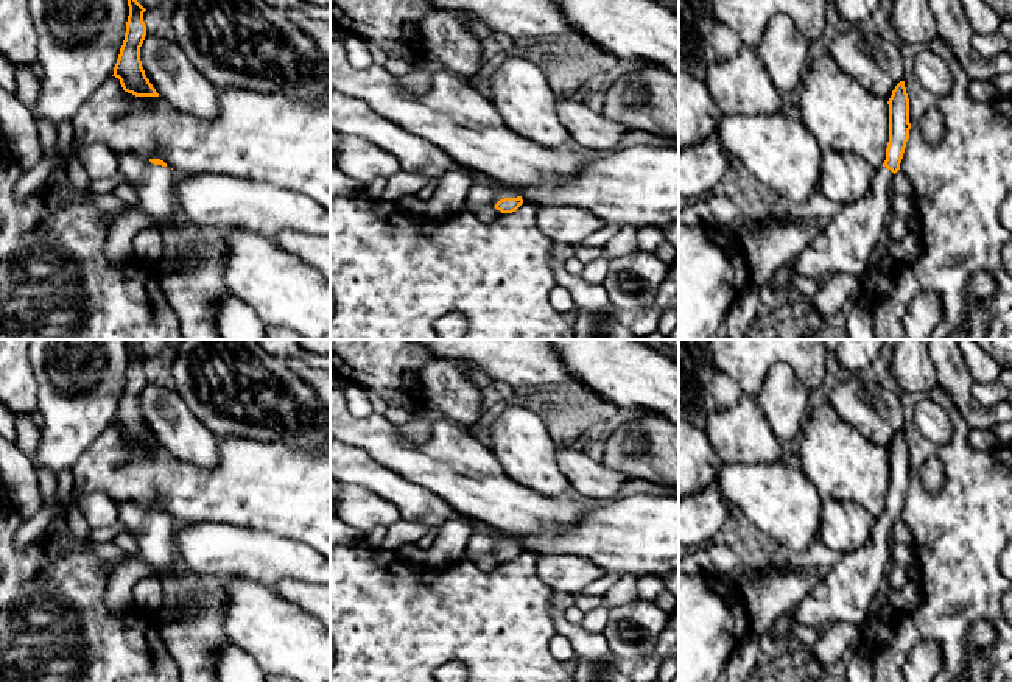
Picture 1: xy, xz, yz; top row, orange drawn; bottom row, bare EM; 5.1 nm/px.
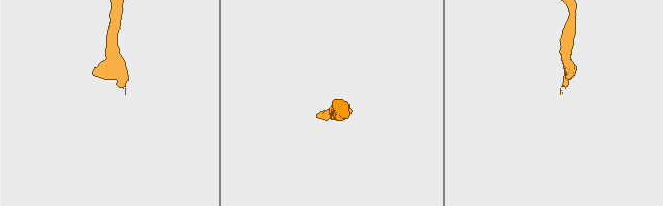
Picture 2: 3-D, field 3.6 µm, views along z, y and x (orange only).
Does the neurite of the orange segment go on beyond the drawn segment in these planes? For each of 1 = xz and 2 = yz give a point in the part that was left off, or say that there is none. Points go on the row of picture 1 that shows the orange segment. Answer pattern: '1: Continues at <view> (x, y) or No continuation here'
1: Continues at xz (489, 192)
2: Continues at yz (847, 243)

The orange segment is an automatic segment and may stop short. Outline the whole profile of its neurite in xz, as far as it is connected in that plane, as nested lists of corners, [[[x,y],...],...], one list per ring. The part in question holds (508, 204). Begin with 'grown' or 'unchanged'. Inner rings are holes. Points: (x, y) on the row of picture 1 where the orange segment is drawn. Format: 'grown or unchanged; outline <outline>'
grown; outline [[[489,178],[472,185],[464,210],[473,212],[486,206],[494,206],[501,213],[512,213],[522,204],[523,199],[515,190],[509,188],[504,182]]]

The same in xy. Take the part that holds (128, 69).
unchanged; outline [[[128,0],[128,6],[129,16],[125,40],[112,76],[120,79],[123,90],[128,93],[135,97],[159,97],[146,78],[140,61],[140,47],[146,36],[146,25],[143,22],[143,12],[146,9],[137,0]]]

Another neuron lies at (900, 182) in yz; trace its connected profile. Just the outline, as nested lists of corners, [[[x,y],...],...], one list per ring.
[[[900,170],[892,178],[892,187],[894,187],[895,193],[900,193],[909,199],[914,198],[912,184],[911,184],[909,178],[905,173],[901,173]]]

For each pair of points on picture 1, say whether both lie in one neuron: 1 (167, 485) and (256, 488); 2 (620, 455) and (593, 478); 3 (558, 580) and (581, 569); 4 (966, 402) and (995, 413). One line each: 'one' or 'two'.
1: one
2: two
3: one
4: one

